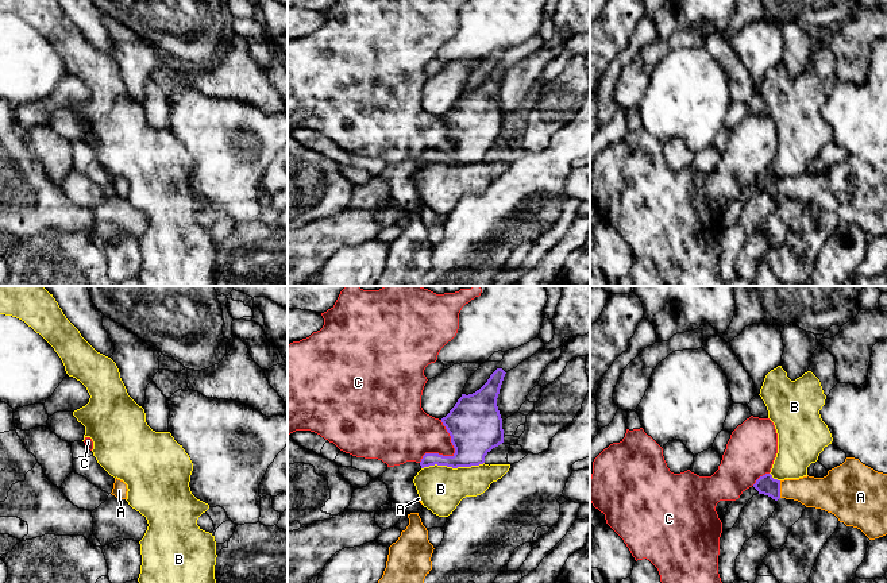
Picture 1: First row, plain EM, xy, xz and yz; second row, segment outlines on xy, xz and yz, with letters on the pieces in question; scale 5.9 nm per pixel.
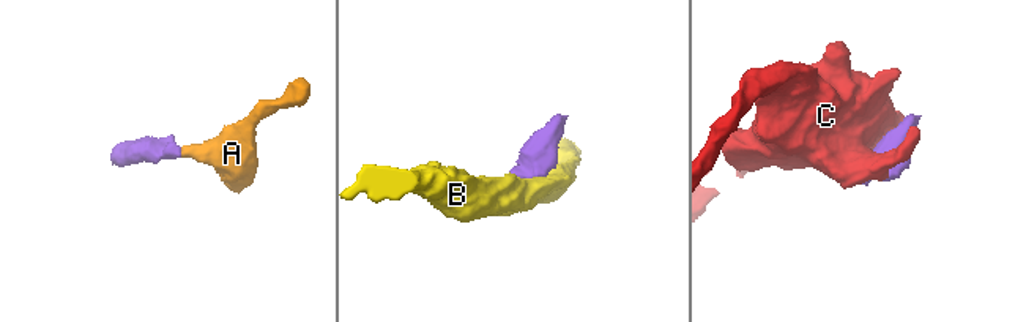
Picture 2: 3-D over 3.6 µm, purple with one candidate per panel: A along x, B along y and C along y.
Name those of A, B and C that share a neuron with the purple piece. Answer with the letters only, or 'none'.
A

